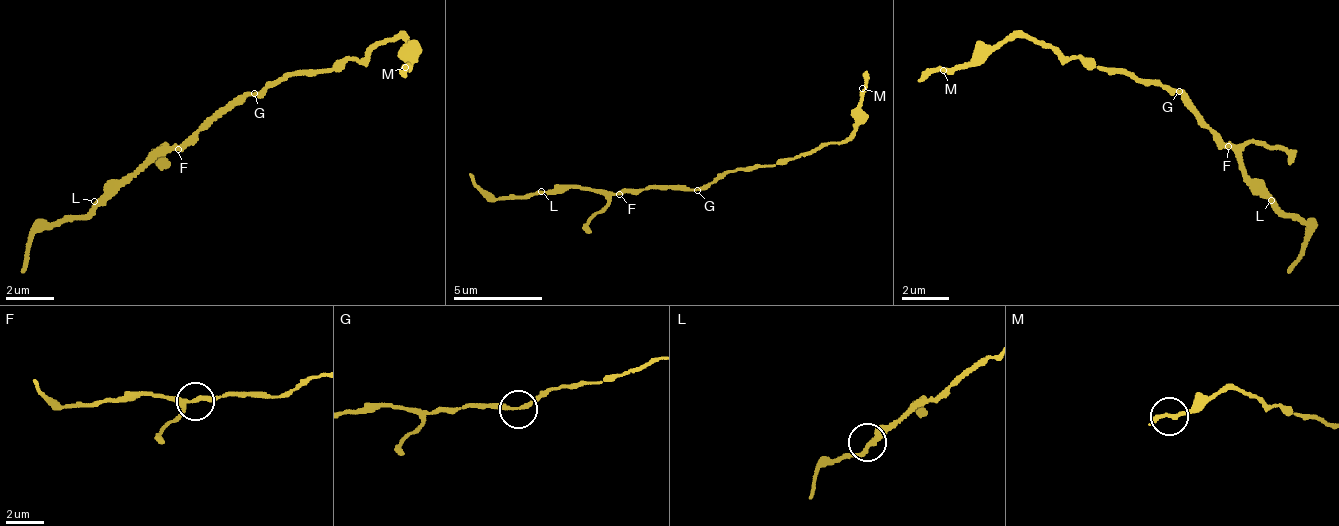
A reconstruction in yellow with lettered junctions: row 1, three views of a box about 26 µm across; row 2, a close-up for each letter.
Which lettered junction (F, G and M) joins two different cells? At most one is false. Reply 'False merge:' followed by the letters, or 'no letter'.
False merge: F

